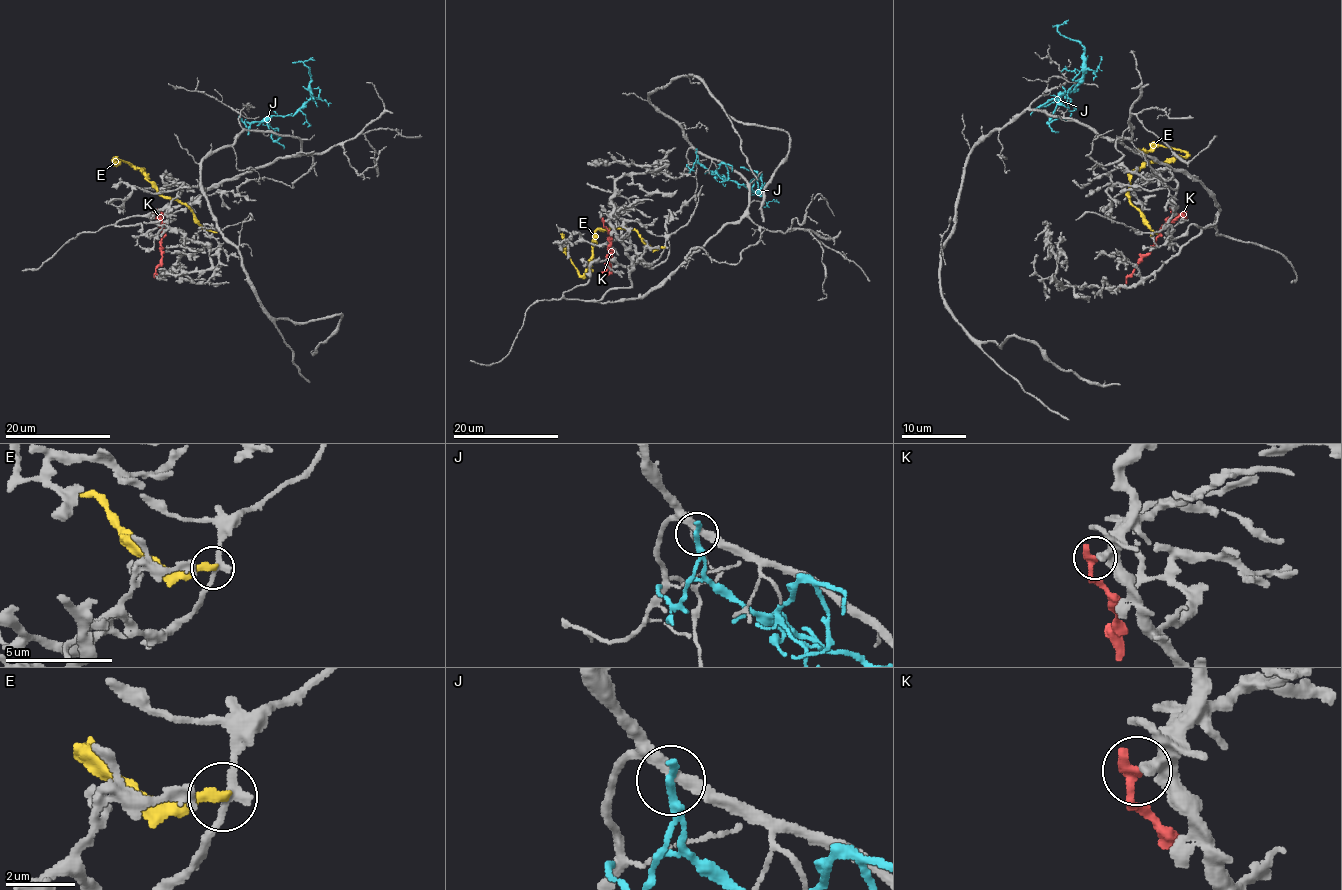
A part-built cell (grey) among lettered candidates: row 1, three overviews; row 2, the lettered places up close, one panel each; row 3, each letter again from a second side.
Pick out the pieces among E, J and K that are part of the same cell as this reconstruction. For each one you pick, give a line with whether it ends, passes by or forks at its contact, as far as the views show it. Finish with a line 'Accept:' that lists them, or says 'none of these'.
Accept: none of these

